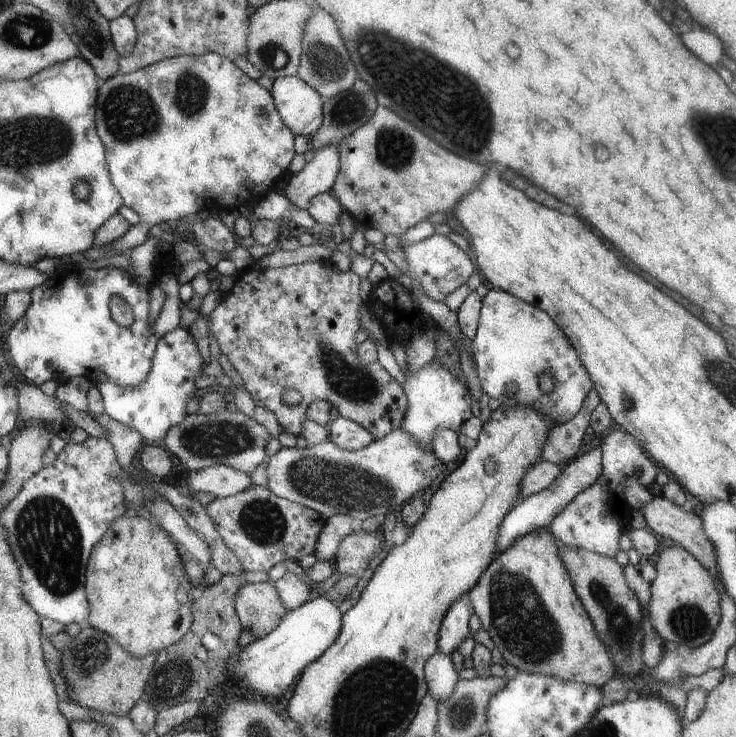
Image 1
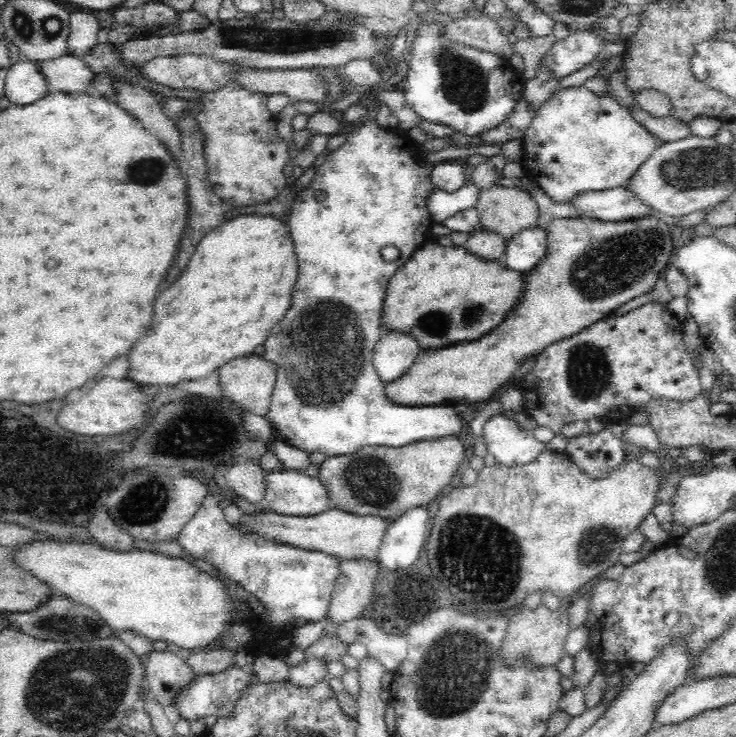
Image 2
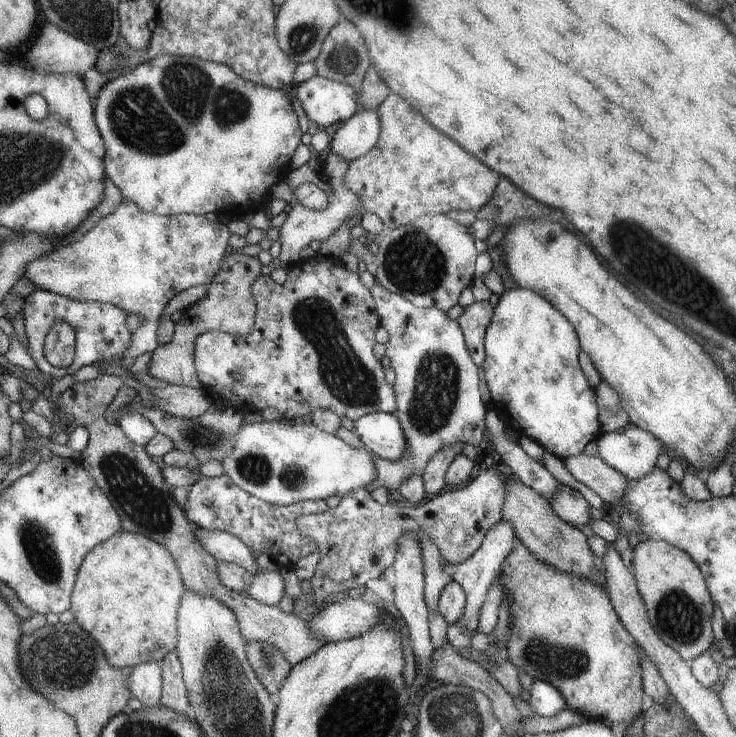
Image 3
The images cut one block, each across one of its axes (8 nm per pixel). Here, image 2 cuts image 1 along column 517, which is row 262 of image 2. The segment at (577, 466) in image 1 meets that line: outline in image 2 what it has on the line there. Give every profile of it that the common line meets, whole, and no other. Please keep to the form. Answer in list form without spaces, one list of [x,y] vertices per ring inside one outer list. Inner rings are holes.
[[[526,227],[520,234],[506,240],[502,263],[511,270],[526,273],[546,256],[547,233],[544,227]]]

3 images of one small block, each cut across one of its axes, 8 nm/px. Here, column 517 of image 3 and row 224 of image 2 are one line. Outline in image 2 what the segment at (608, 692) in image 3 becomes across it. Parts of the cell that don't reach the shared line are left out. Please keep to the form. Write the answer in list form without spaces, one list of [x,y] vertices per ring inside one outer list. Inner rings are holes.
[[[659,214],[636,221],[606,222],[596,219],[545,218],[540,226],[546,229],[546,256],[534,269],[524,273],[524,294],[502,324],[475,341],[456,343],[434,350],[421,350],[412,366],[394,382],[385,384],[388,400],[402,406],[463,405],[487,400],[502,384],[513,380],[514,372],[524,362],[539,355],[552,343],[570,338],[581,330],[611,316],[618,307],[652,292],[662,272],[669,268],[674,252],[674,239],[669,222]]]

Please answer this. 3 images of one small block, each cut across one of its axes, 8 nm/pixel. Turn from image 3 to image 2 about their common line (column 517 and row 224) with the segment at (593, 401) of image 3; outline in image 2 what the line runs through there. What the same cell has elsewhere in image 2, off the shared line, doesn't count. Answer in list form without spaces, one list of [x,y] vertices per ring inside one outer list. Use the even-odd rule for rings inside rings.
[[[373,117],[363,122],[357,127],[347,129],[347,135],[343,144],[328,154],[326,160],[317,169],[315,178],[310,182],[308,188],[299,190],[295,194],[295,199],[290,208],[290,214],[287,219],[290,236],[294,240],[294,249],[297,256],[297,282],[296,290],[292,294],[292,308],[288,310],[286,318],[272,328],[270,336],[264,342],[264,354],[261,356],[267,362],[275,363],[275,387],[271,396],[271,401],[265,419],[270,423],[273,432],[277,434],[280,441],[286,443],[292,448],[297,448],[307,452],[320,452],[325,458],[352,454],[366,446],[389,446],[398,448],[412,444],[416,441],[426,441],[429,438],[453,436],[460,430],[460,420],[458,416],[446,408],[446,405],[440,406],[402,406],[388,400],[385,396],[385,382],[378,376],[377,370],[373,365],[373,347],[380,337],[385,333],[383,329],[383,302],[386,296],[388,281],[396,269],[409,261],[409,258],[420,249],[431,237],[431,228],[434,225],[432,215],[430,215],[429,203],[435,202],[437,189],[431,180],[431,169],[422,164],[424,158],[420,158],[418,153],[418,144],[408,135],[407,131],[395,132],[393,129],[384,128],[378,124]],[[322,194],[322,200],[316,196]],[[432,200],[433,202],[428,202]],[[386,246],[395,246],[398,248],[398,256],[395,260],[386,261],[382,257],[382,250]],[[300,268],[300,270],[298,270]]]

